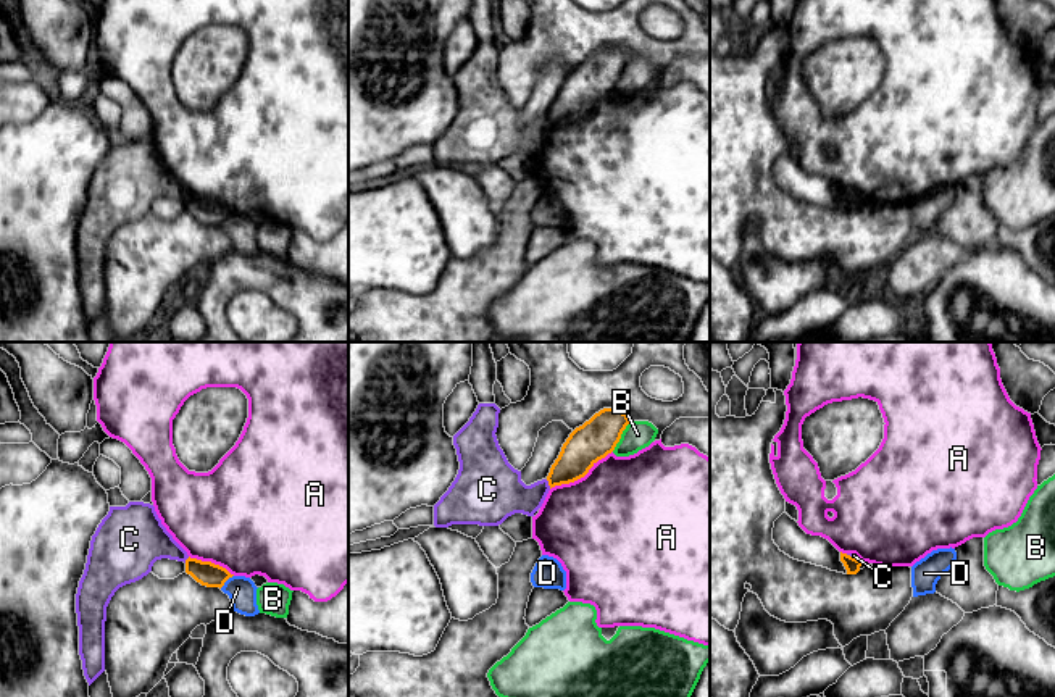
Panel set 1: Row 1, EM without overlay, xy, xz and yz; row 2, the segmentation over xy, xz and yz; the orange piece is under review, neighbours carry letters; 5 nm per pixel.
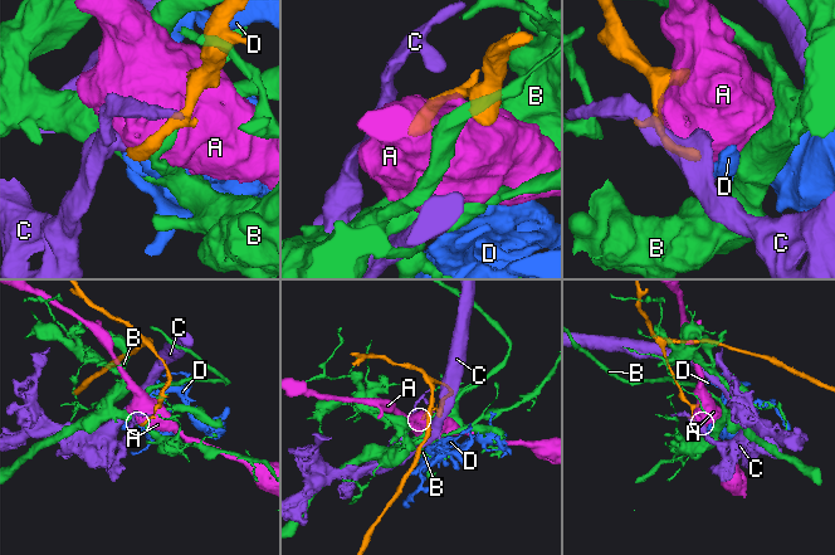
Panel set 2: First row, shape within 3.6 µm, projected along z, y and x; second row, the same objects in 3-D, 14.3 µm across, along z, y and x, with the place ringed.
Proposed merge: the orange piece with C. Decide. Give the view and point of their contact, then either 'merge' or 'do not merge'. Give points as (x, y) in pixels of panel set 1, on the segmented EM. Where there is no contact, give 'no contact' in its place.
meets orange in xz at (549, 484); do not merge

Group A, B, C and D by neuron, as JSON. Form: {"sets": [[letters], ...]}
{"sets": [["A"], ["B"], ["C"], ["D"]]}

